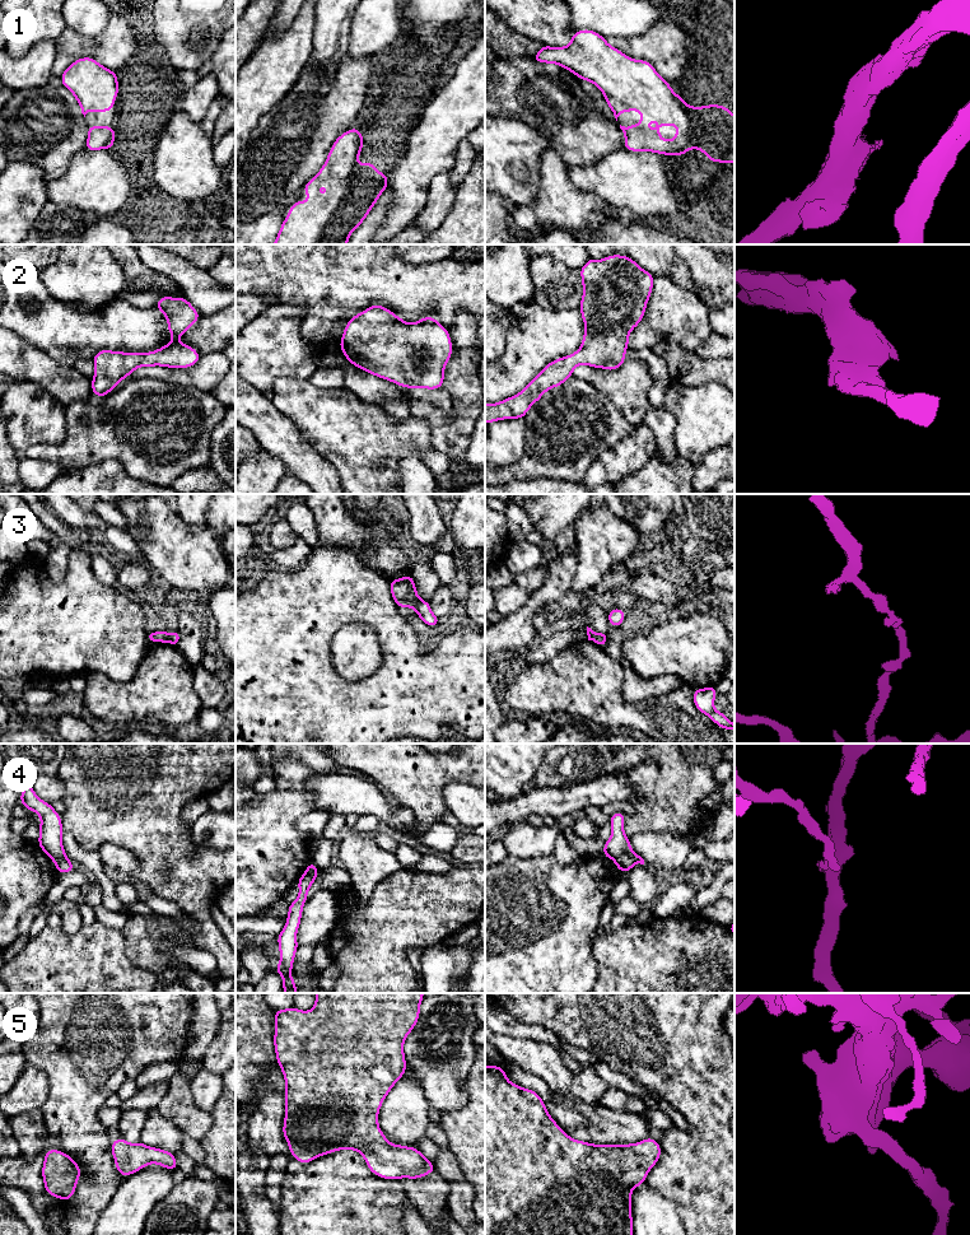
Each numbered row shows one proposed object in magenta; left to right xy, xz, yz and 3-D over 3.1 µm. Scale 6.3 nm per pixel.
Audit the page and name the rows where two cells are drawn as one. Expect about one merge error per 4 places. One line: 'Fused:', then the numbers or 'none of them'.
Fused: 3, 4

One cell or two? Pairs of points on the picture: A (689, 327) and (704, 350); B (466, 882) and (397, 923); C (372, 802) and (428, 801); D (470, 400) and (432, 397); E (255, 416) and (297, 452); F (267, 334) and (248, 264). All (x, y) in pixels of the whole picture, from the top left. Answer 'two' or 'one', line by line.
A: two
B: one
C: two
D: two
E: one
F: two

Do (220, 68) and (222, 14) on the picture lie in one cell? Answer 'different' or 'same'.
different

